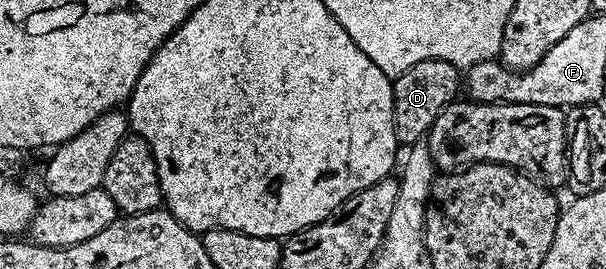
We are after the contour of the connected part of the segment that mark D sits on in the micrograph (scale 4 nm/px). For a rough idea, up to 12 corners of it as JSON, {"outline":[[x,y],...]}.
{"outline":[[419,60],[392,79],[395,136],[408,148],[458,97],[459,70]]}

